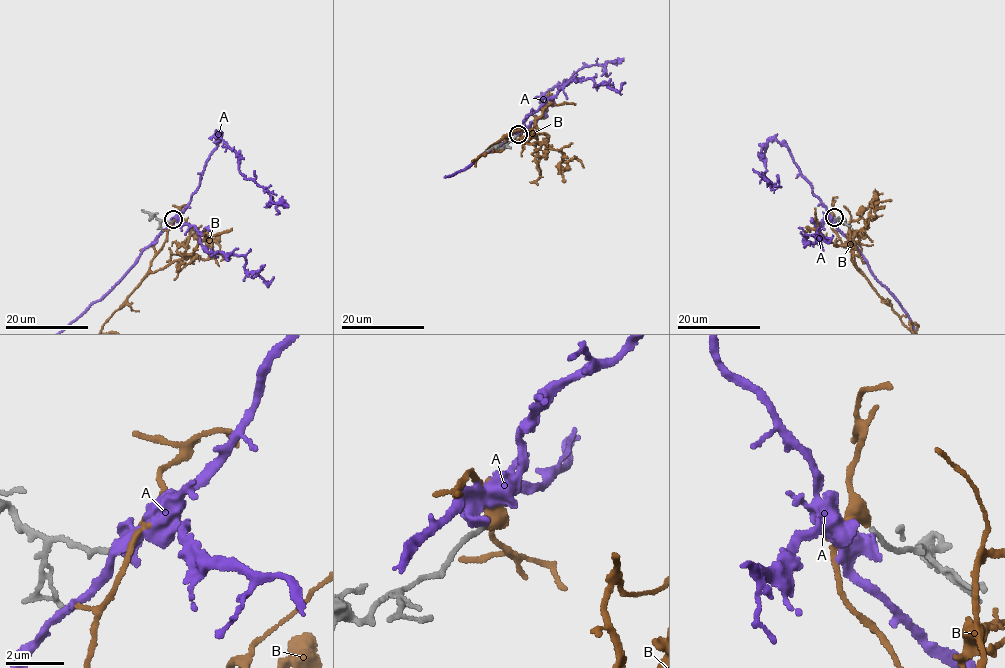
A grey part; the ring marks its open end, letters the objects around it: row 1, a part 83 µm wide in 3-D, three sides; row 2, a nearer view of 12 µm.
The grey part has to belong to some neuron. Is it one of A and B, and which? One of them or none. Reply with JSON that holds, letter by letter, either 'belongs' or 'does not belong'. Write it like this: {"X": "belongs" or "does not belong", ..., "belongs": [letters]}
{"A": "does not belong", "B": "belongs", "belongs": ["B"]}

